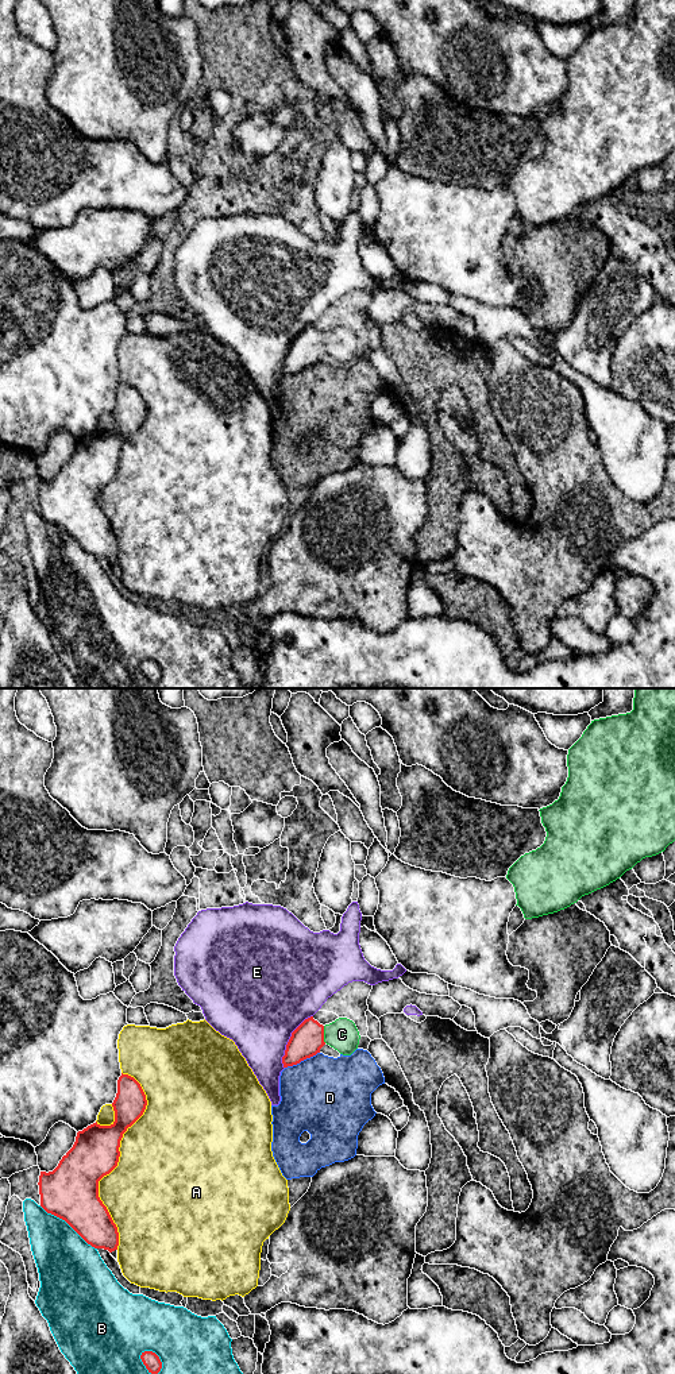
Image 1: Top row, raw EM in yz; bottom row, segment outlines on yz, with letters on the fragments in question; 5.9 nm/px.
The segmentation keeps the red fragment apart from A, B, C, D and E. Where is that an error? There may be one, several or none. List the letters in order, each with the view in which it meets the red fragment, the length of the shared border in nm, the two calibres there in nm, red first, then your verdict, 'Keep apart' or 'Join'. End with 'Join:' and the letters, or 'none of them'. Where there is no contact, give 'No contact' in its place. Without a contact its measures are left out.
A: Touches red in yz. Shared border 1050 nm. Thickness 280 nm (red) against 480 nm. Keep apart
B: Touches red in yz. Shared border 440 nm. Thickness 340 nm (red) against 360 nm. Keep apart
C: Touches red in yz. Shared border 110 nm. Thickness 190 nm (red) against 190 nm. Join
D: Touches red in yz. Shared border 220 nm. Thickness 190 nm (red) against 460 nm. Keep apart
E: Touches red in yz. Shared border 360 nm. Thickness 190 nm (red) against 460 nm. Keep apart
Join: C

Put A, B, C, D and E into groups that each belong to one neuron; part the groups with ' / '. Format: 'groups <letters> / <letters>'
groups A / B / C / D / E

